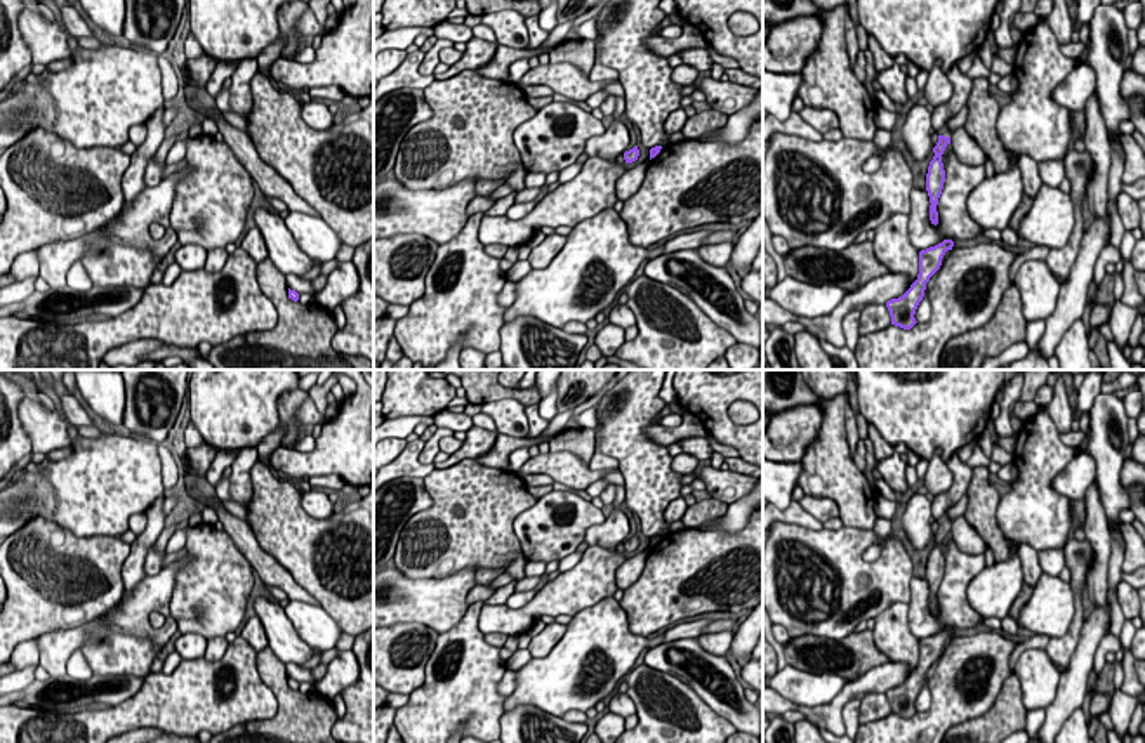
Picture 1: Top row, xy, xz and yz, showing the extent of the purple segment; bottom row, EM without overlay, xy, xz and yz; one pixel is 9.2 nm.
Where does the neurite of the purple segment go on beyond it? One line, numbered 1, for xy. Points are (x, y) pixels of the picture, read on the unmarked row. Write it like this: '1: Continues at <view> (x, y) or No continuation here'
1: No continuation here

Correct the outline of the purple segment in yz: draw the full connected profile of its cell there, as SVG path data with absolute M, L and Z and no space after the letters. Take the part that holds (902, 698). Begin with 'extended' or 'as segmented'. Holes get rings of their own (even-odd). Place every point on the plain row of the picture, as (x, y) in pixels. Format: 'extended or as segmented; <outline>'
as segmented; M943 628L942 632L919 641L917 668L902 686L886 691L891 713L910 719L917 712L914 703L924 686L926 672L940 658L945 641L952 639L952 635L952 628Z

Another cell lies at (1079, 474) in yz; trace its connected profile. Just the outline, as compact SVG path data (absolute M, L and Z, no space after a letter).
M1079 451L1053 479L1053 490L1070 500L1084 500L1095 481L1096 460L1088 451Z

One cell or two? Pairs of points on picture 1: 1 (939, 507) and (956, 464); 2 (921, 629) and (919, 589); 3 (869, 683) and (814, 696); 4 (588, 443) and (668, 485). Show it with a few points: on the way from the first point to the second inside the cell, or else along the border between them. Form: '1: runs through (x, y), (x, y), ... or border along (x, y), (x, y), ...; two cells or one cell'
1: runs through (949, 497), (958, 488), (958, 474); one cell
2: runs through (919, 618), (919, 599); one cell
3: border along (852, 681), (824, 703), (801, 705); two cells
4: border along (595, 434), (596, 448); two cells

